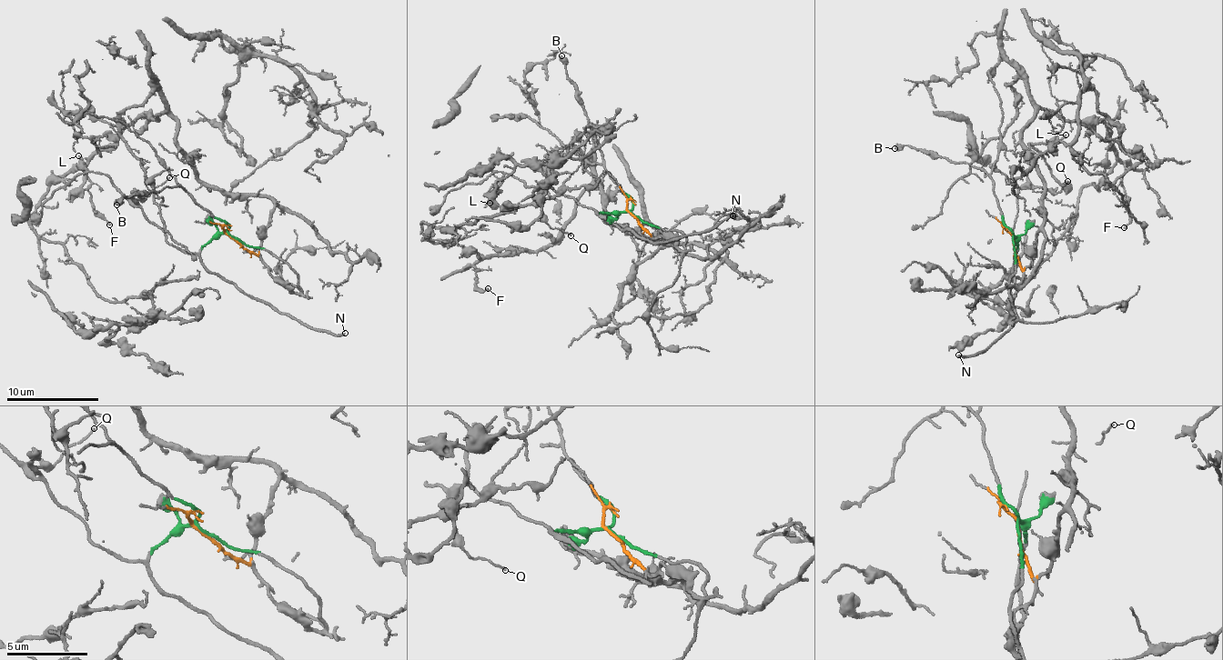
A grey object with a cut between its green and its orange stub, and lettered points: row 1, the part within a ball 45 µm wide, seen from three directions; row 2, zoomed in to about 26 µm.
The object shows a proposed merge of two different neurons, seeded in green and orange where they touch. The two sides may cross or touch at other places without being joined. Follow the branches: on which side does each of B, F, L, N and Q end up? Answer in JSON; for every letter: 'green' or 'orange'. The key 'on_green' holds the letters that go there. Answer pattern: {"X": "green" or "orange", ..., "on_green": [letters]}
{"B": "green", "F": "orange", "L": "green", "N": "green", "Q": "green", "on_green": ["B", "L", "N", "Q"]}

